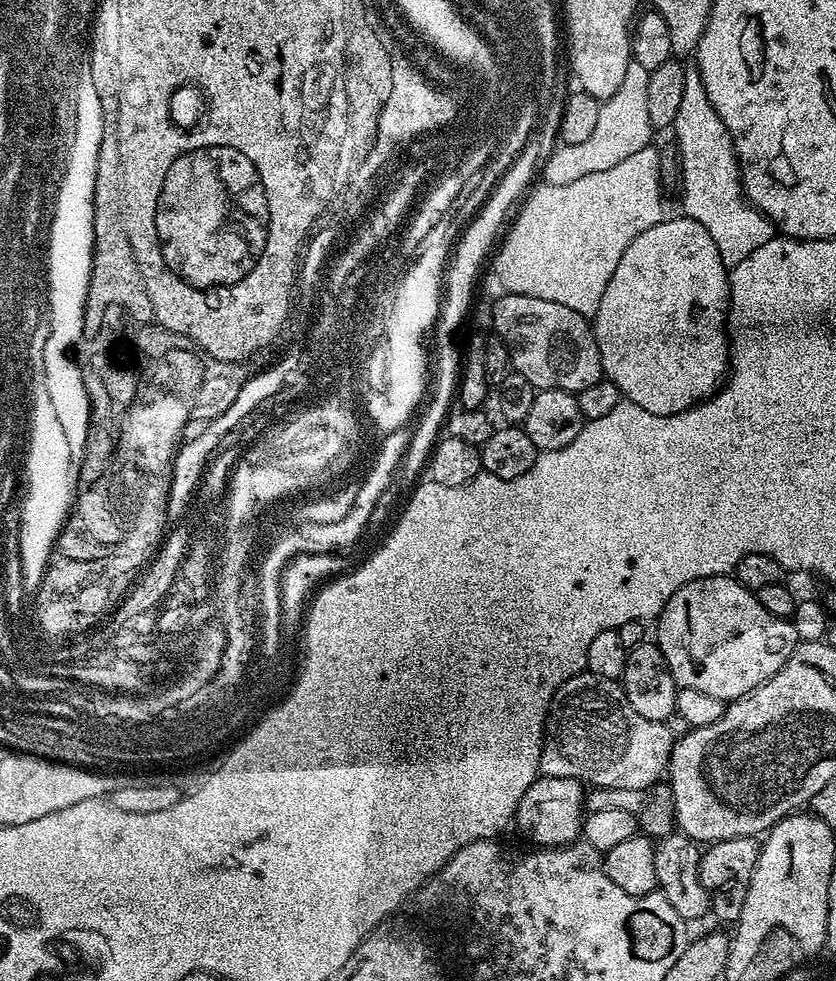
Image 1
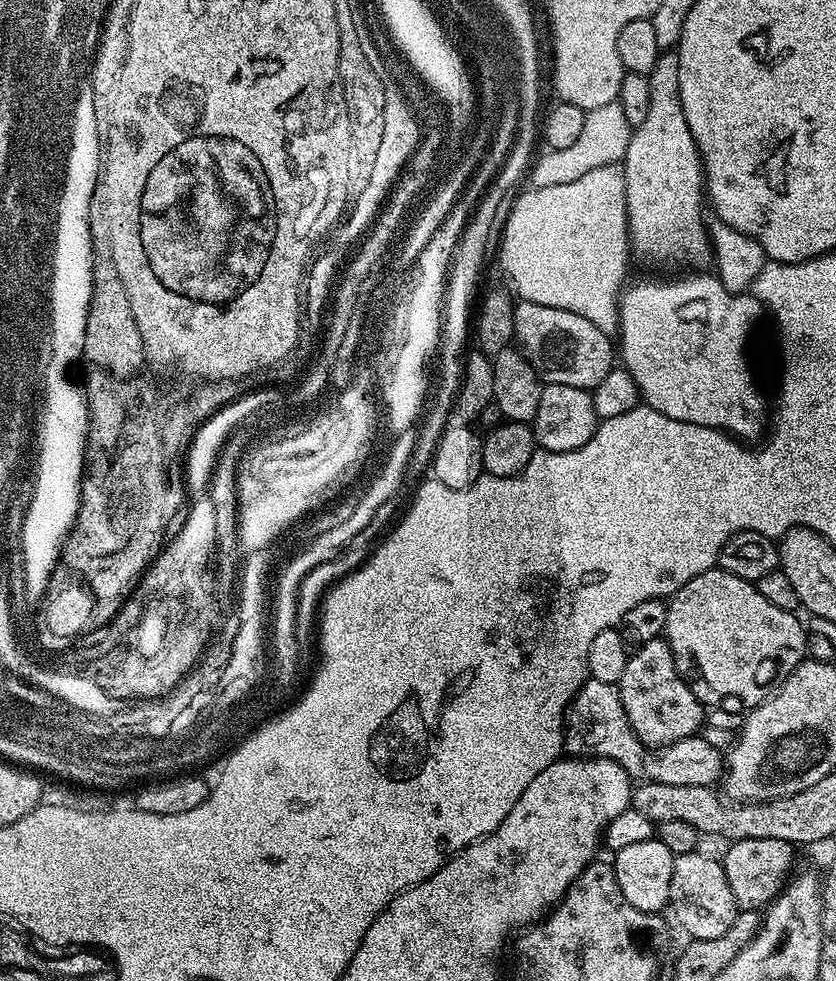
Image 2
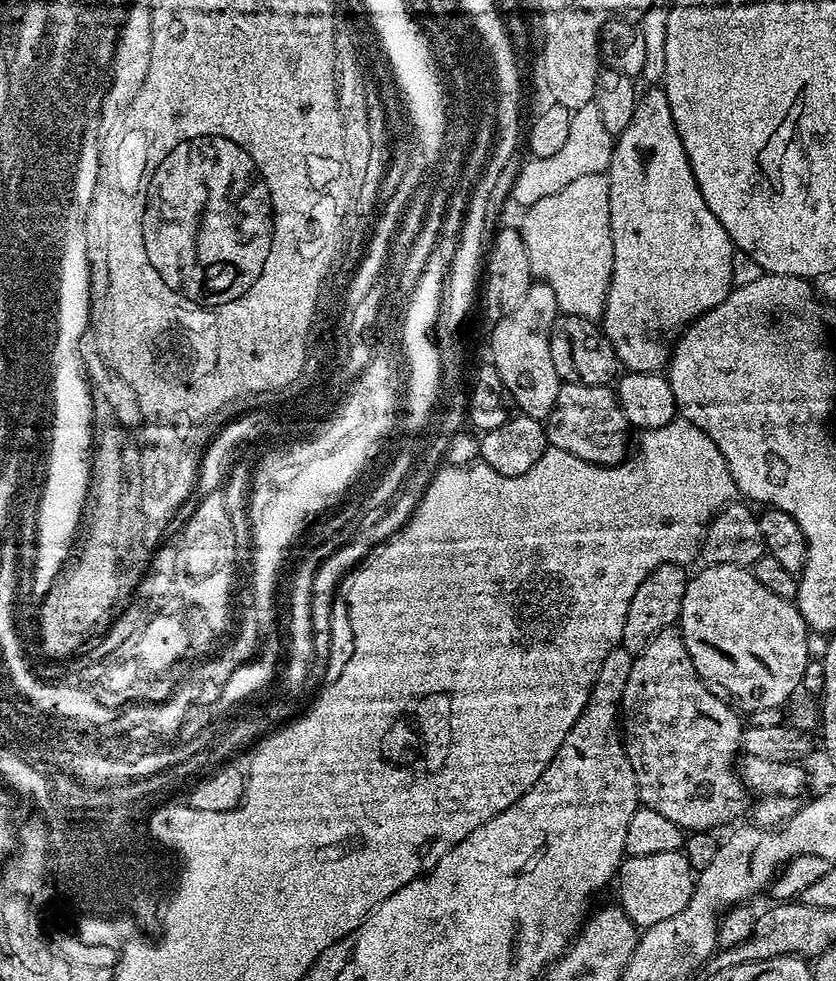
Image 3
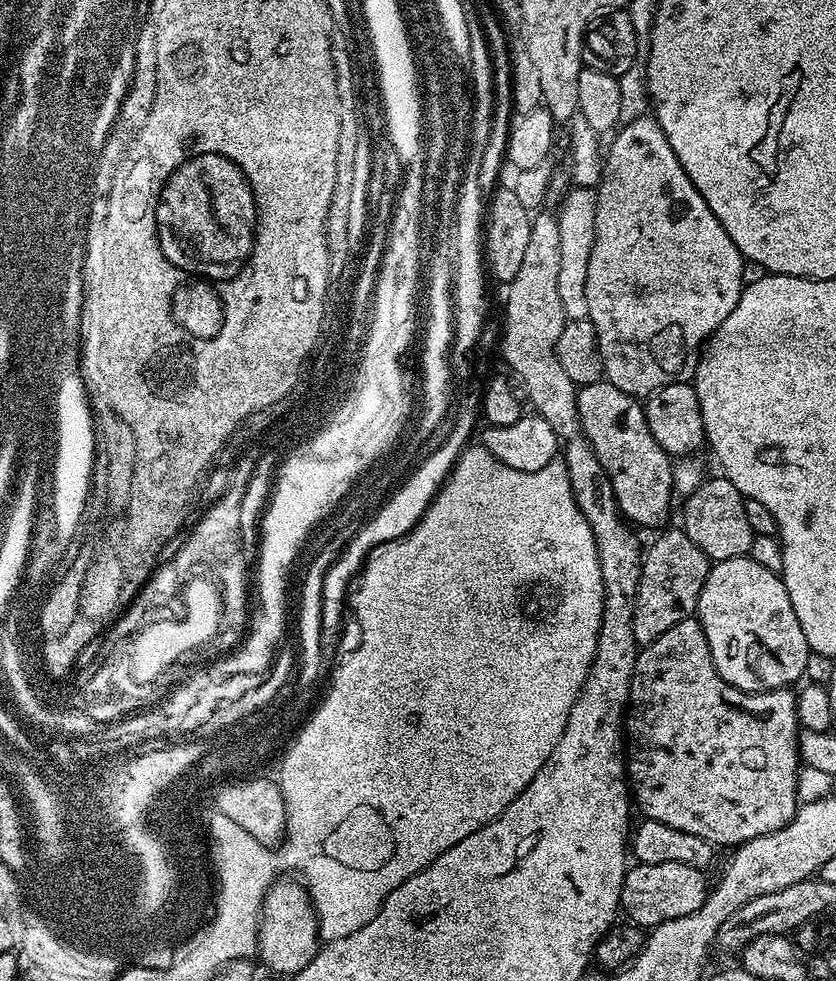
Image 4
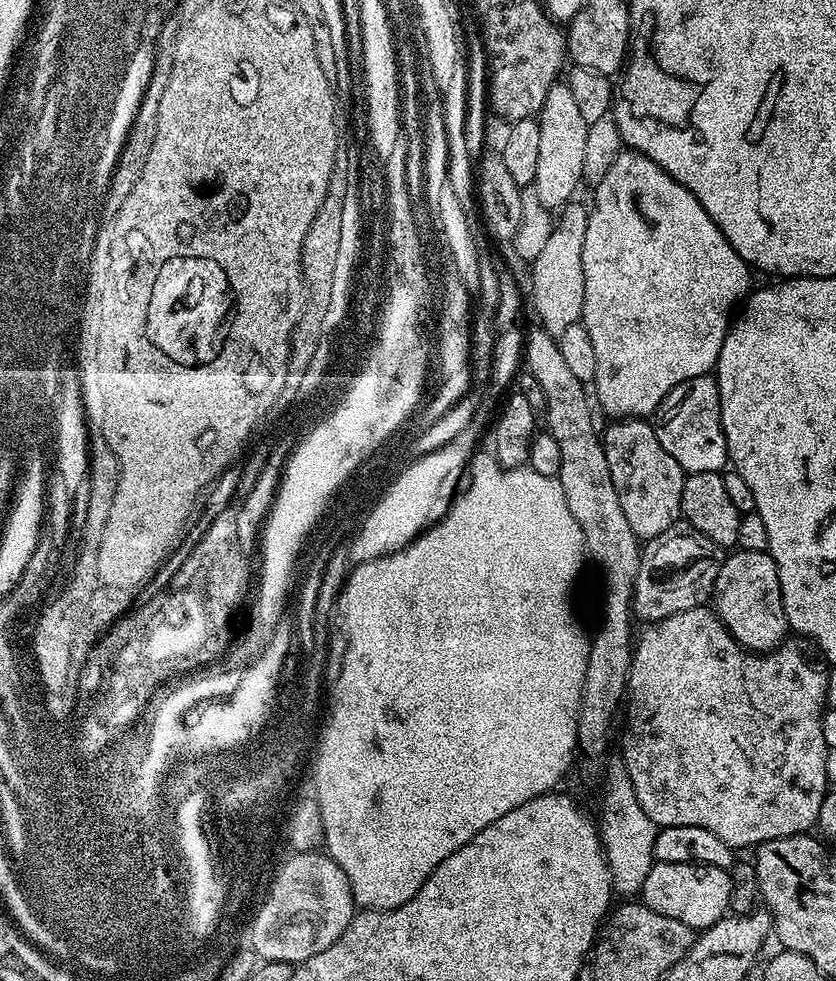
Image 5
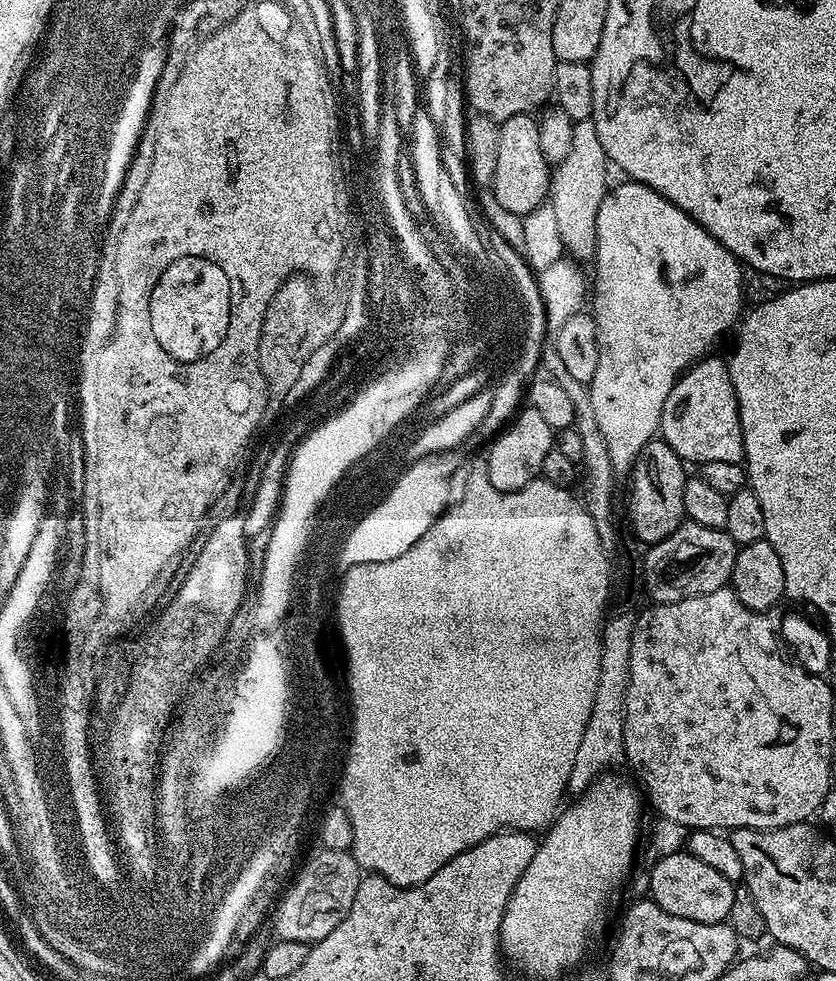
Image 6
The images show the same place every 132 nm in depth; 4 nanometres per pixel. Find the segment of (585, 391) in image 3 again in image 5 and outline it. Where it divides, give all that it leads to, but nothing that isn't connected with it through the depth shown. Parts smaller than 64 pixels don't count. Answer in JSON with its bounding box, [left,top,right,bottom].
[603,418,686,541]

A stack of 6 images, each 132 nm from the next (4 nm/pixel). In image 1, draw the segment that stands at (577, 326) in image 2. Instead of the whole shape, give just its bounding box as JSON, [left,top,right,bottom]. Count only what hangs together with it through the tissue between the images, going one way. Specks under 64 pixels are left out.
[492,292,603,394]

